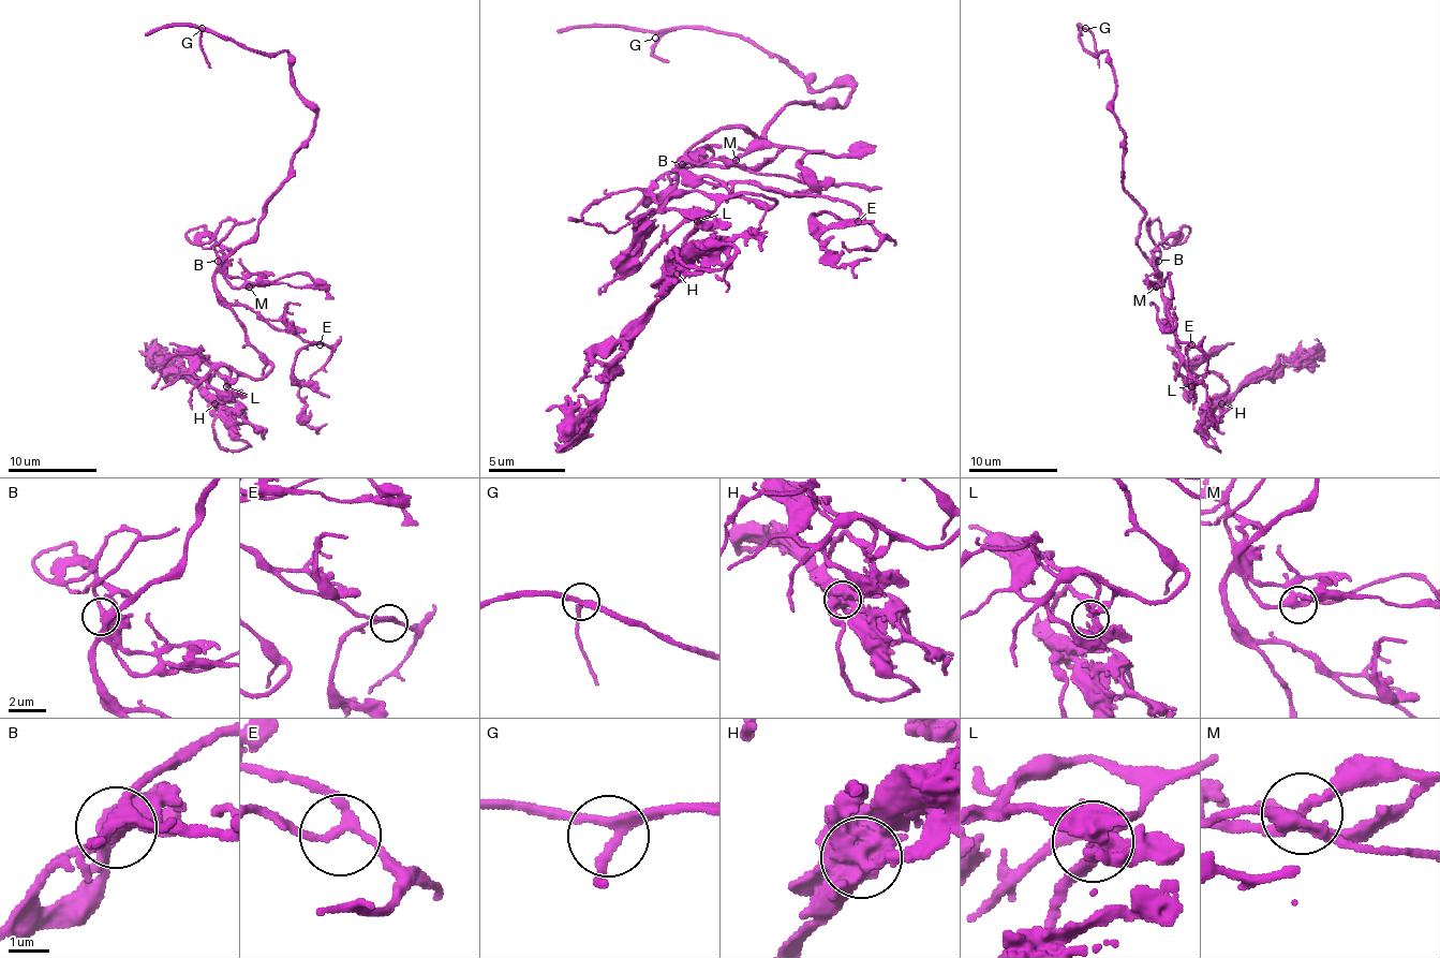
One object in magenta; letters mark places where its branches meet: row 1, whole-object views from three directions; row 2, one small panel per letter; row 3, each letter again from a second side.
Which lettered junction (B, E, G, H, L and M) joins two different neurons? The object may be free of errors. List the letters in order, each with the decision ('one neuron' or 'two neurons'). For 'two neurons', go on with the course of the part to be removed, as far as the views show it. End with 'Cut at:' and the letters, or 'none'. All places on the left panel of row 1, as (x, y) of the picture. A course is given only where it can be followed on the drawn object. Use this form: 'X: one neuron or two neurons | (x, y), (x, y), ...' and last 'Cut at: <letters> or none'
B: one neuron
E: one neuron
G: one neuron
H: one neuron
L: one neuron
M: one neuron
Cut at: none

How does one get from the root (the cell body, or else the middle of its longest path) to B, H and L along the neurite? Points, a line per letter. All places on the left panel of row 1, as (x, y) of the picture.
B: (240, 245), (218, 261)
H: (240, 245), (216, 274), (216, 294), (270, 369), (262, 378), (233, 380), (216, 373), (209, 382), (216, 404)
L: (240, 245), (216, 274), (216, 294), (240, 322), (247, 342), (270, 369), (262, 378), (237, 376), (226, 386)

